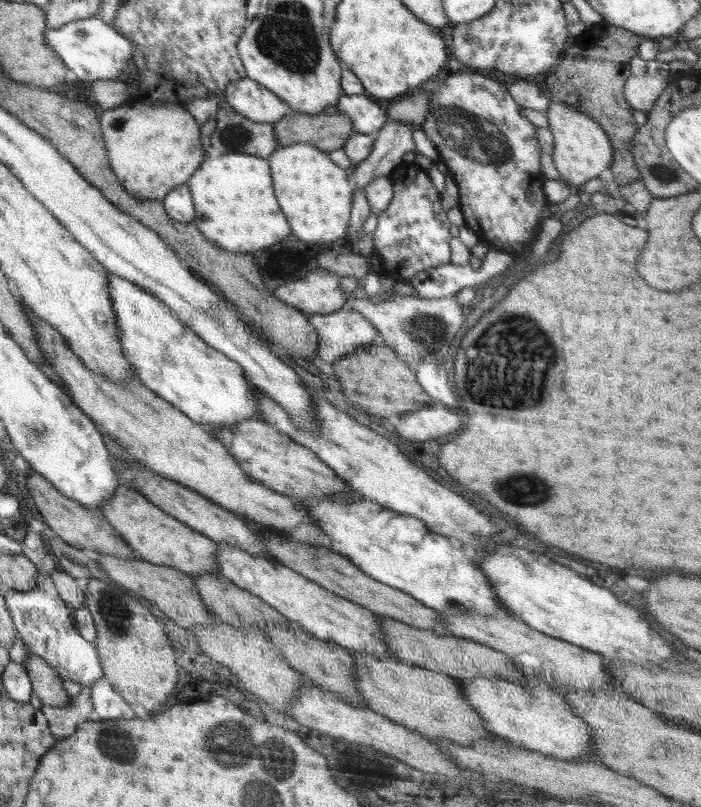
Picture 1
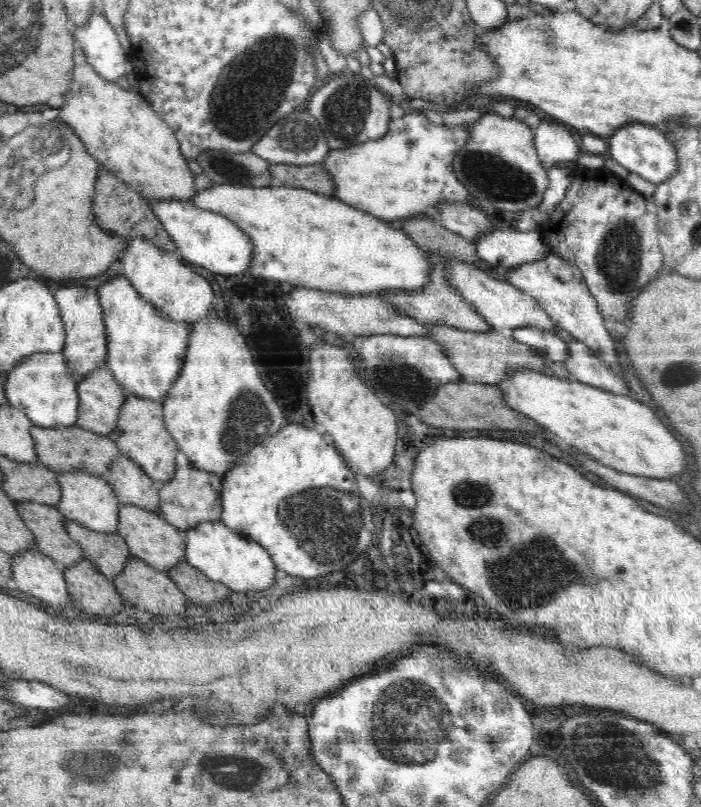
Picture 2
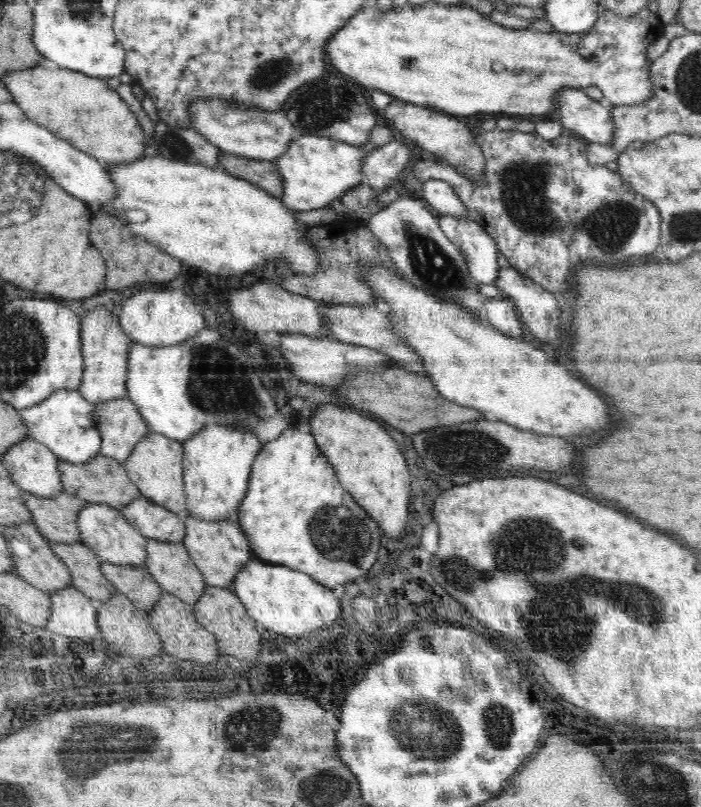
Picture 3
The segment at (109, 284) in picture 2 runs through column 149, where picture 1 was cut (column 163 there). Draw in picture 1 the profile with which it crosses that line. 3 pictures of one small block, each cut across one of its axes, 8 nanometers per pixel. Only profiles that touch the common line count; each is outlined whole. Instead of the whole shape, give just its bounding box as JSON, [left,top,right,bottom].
[108,271,258,430]

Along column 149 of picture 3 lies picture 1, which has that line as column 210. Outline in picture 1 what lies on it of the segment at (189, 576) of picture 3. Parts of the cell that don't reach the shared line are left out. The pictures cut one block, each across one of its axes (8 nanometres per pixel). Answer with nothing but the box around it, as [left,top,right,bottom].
[100,483,217,576]

